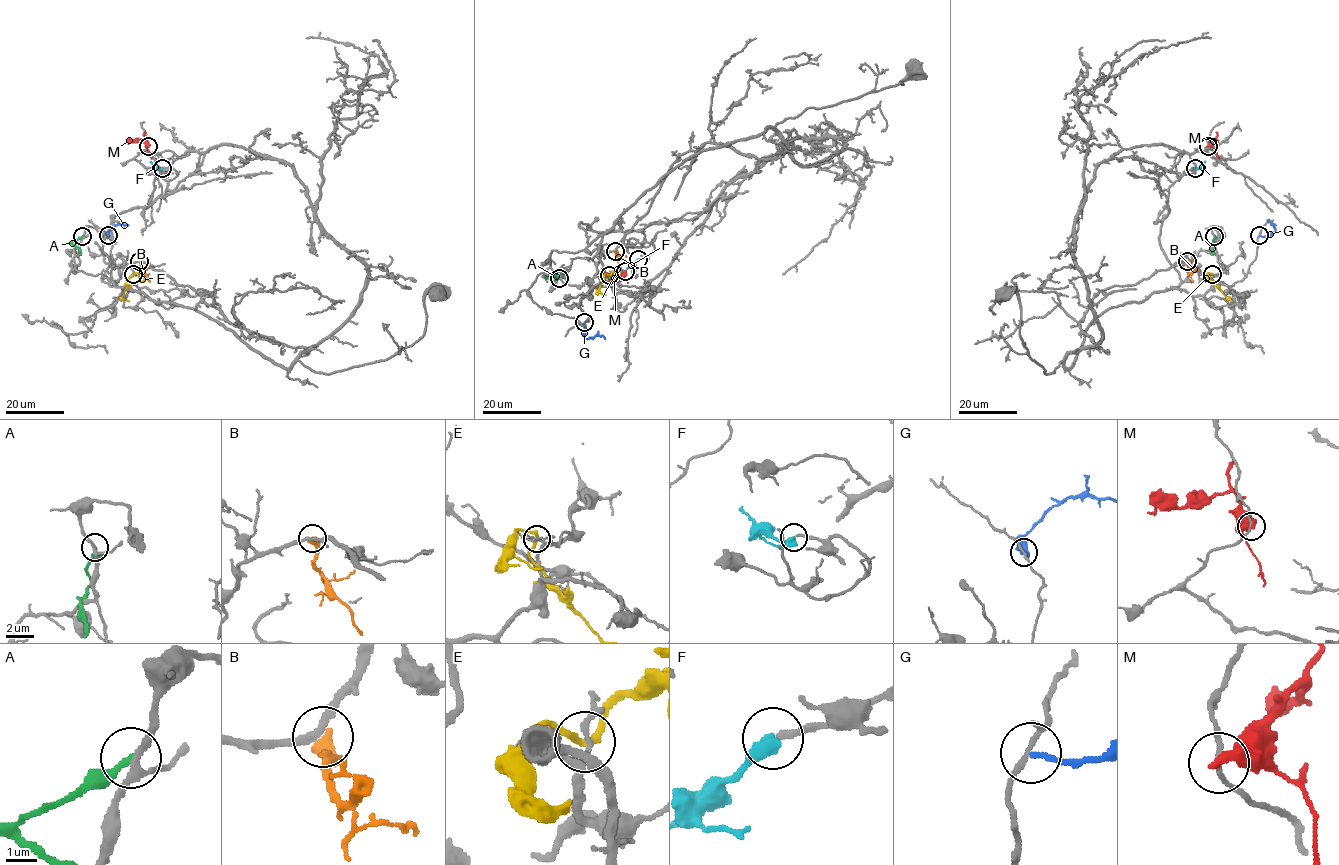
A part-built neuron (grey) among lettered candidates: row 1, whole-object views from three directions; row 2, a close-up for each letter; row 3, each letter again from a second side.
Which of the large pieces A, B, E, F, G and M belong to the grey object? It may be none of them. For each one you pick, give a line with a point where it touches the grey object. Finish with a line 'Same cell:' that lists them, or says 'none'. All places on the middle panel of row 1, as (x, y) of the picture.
F: meets grey at (638, 259)
G: meets grey at (584, 322)
Same cell: F, G

